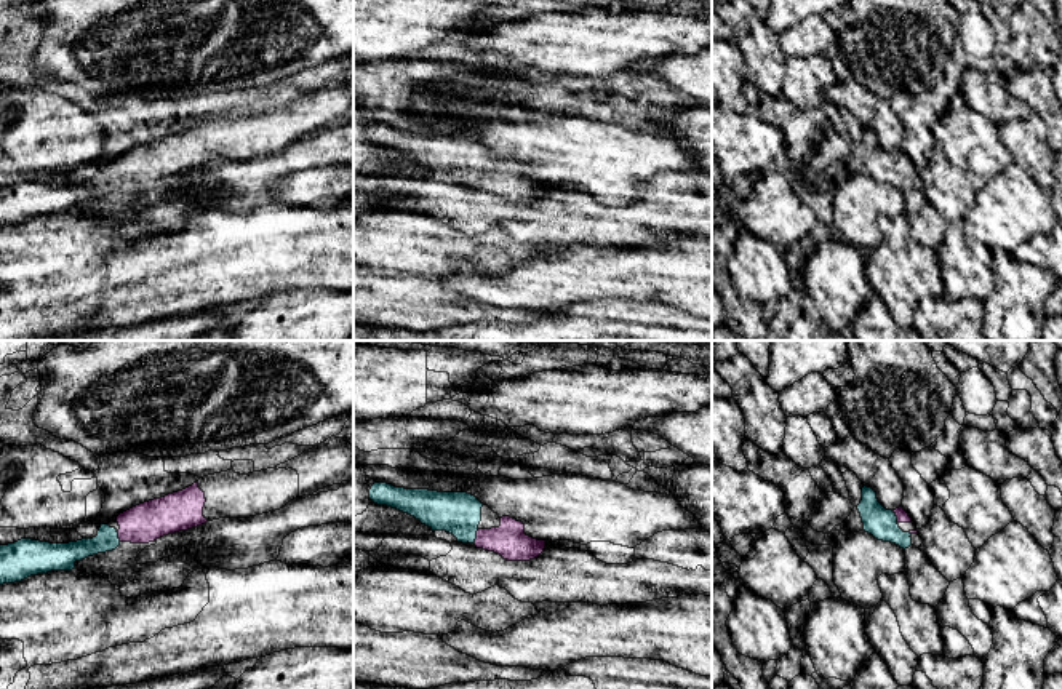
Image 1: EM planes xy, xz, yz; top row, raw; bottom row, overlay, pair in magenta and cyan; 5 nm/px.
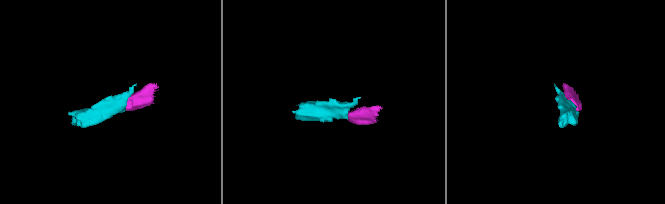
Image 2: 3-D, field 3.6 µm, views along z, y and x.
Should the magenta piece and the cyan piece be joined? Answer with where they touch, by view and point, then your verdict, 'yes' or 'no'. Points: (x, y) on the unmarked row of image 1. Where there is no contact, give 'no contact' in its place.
xz (477, 178) | yes

